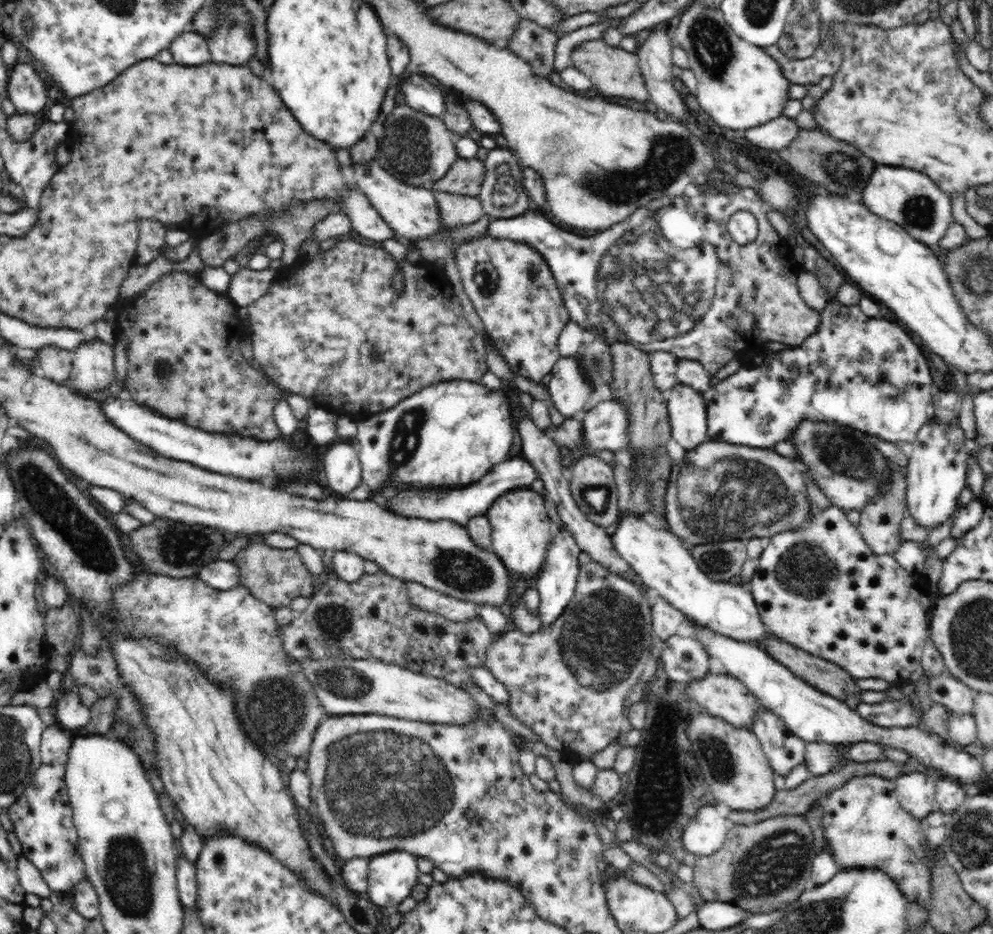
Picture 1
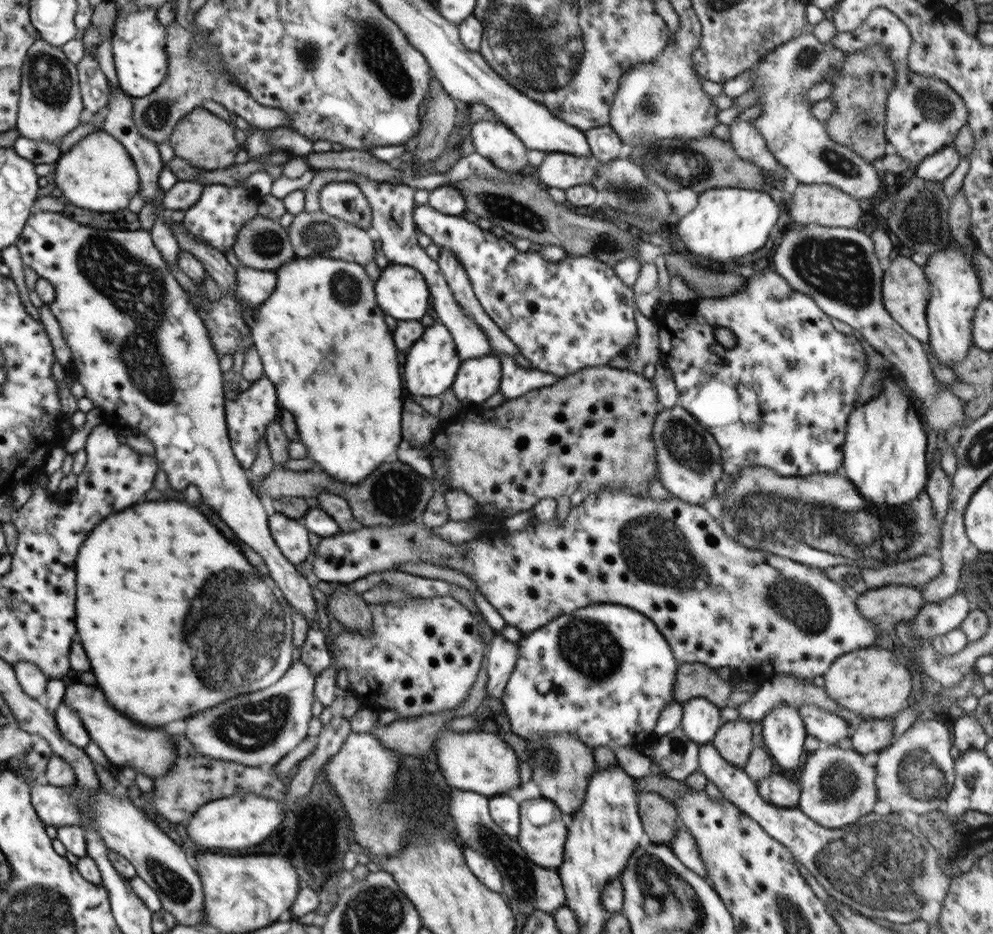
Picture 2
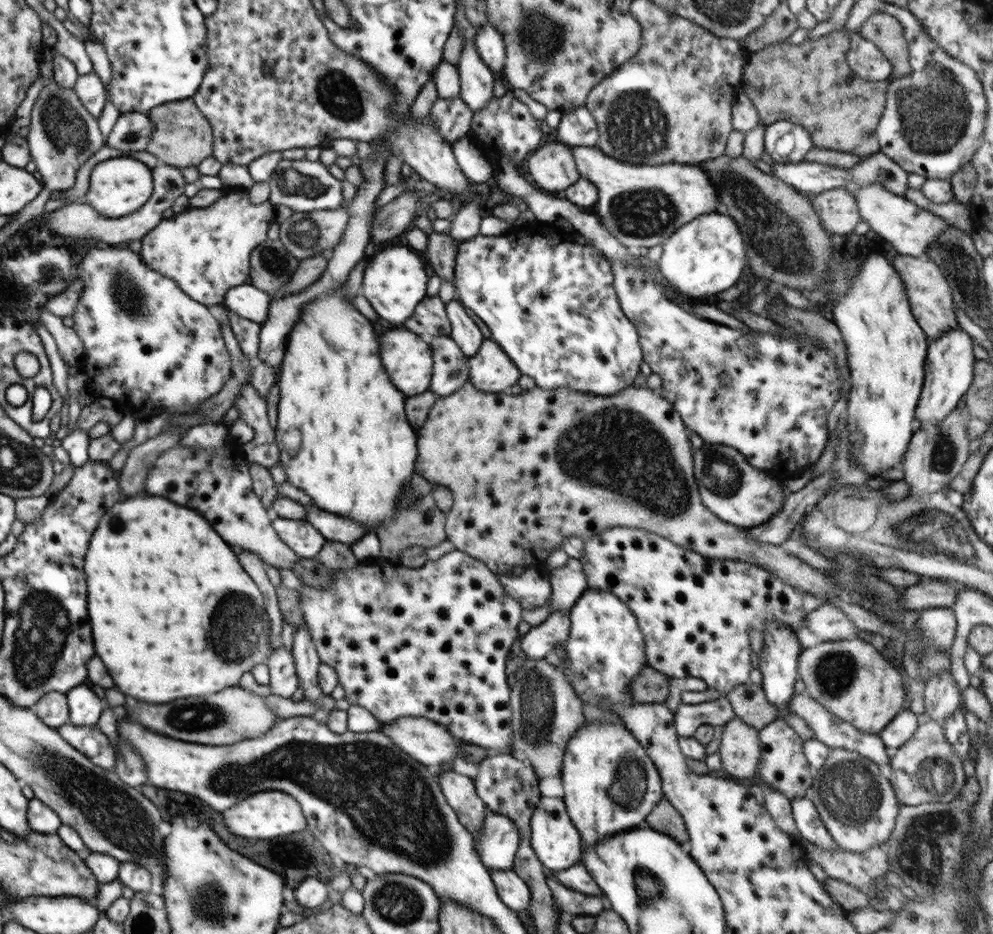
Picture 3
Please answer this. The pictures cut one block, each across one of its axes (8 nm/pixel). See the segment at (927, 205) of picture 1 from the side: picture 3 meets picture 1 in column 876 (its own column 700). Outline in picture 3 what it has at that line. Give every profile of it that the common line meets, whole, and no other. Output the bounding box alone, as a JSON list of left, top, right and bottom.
[568,145,719,252]

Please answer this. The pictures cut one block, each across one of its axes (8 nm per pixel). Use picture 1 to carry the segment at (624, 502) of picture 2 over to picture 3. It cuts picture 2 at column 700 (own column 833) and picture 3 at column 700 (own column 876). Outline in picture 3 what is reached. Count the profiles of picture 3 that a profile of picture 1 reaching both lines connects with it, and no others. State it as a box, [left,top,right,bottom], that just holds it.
[580,527,806,693]

